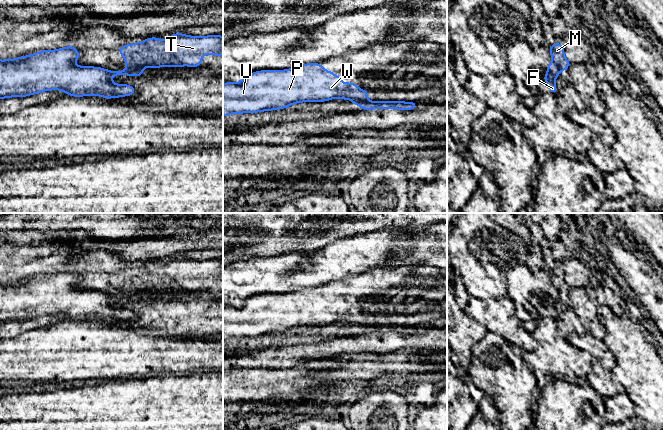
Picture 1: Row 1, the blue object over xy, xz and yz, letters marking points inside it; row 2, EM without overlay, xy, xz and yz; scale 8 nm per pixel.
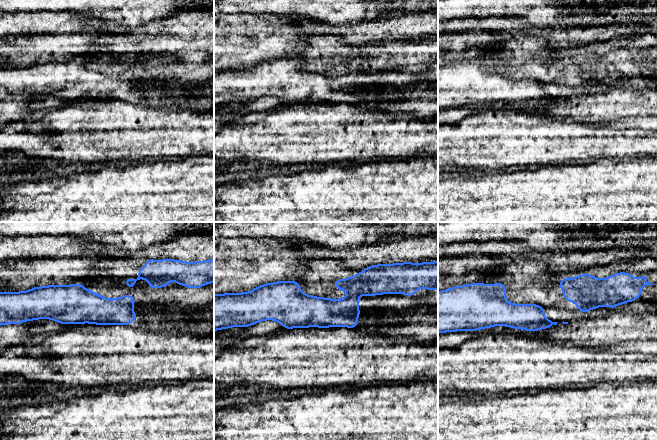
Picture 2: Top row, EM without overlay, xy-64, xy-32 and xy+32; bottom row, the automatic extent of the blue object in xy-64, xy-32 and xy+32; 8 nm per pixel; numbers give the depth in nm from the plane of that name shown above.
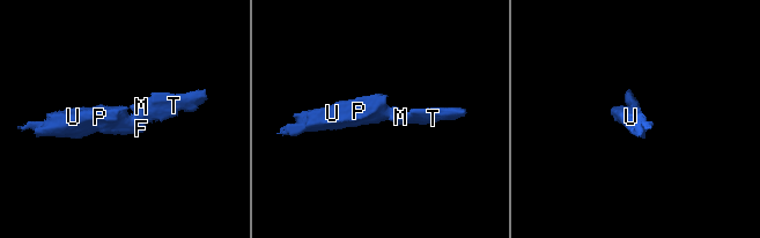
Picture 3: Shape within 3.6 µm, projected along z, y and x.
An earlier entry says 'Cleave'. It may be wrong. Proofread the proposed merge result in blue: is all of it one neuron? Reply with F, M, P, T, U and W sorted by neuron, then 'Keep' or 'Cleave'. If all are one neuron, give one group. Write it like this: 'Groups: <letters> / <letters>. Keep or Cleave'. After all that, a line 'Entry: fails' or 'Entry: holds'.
Groups: F P U W / M T. Cleave
Entry: holds

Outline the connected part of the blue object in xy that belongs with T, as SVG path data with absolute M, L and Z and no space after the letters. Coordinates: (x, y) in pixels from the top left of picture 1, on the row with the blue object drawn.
M174 33L166 40L151 37L140 43L119 47L119 53L128 69L145 67L198 67L202 56L213 54L223 58L223 36L189 36Z

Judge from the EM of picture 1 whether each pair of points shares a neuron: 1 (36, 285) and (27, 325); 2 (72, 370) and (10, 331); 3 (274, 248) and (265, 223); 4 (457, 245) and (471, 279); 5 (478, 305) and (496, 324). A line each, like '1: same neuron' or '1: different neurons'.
1: same neuron
2: different neurons
3: same neuron
4: same neuron
5: same neuron

